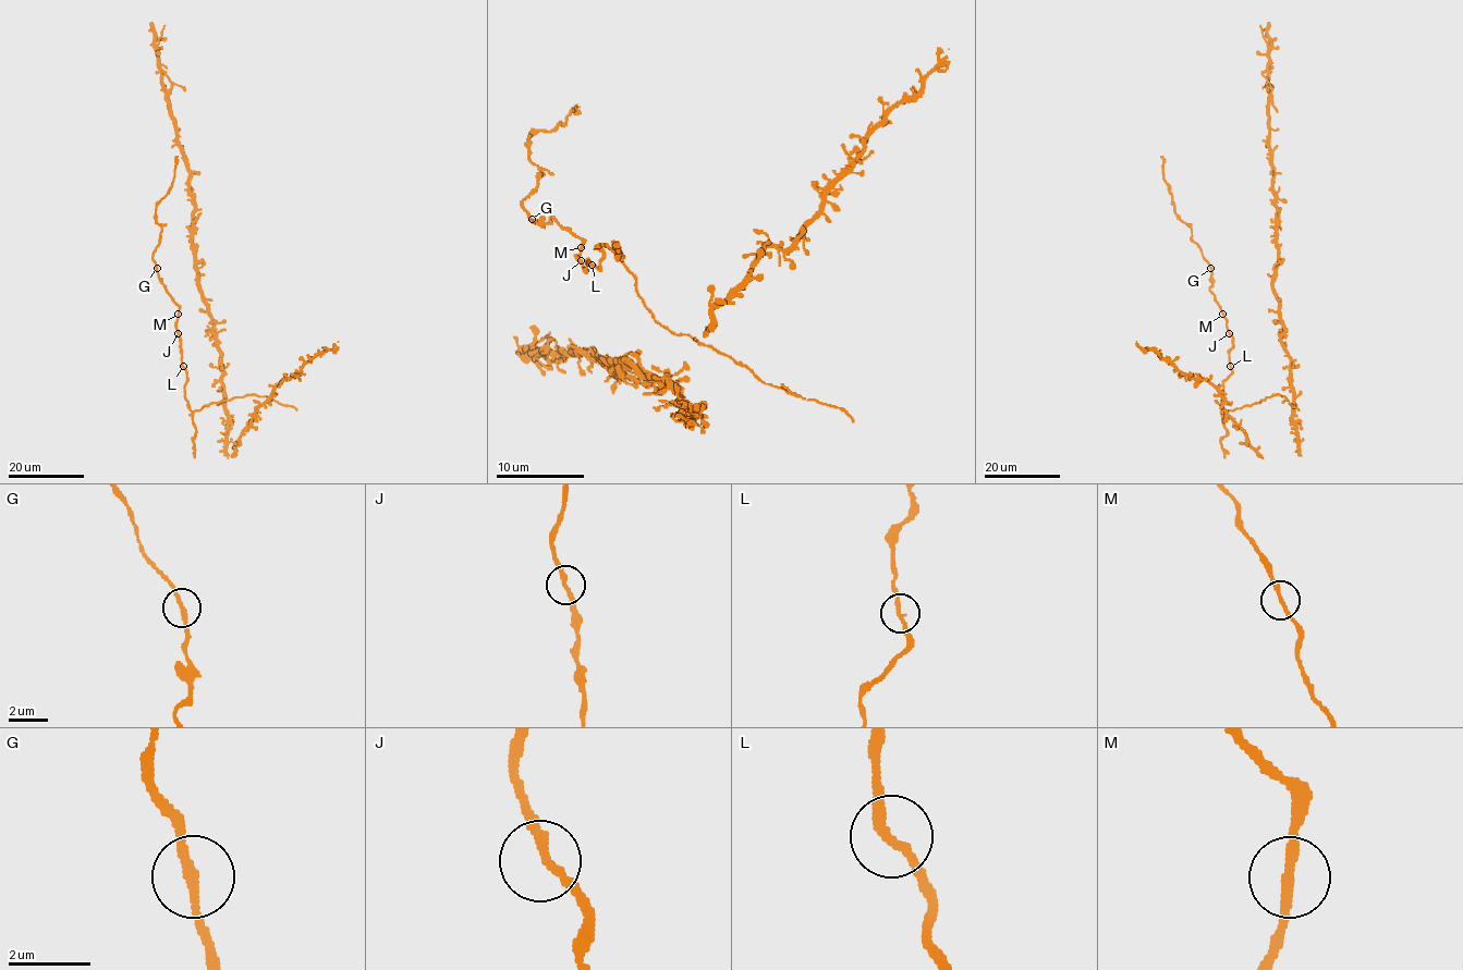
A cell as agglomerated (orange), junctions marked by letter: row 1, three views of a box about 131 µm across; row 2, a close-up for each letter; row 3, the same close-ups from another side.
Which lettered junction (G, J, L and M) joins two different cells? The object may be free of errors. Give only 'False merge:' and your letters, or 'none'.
False merge: none

